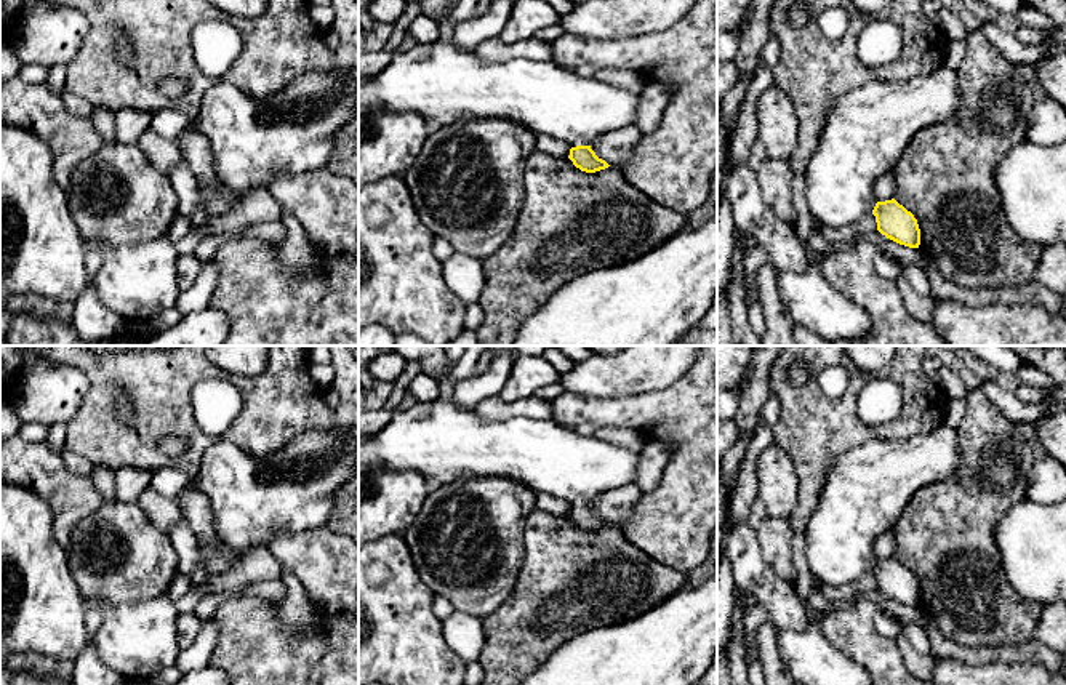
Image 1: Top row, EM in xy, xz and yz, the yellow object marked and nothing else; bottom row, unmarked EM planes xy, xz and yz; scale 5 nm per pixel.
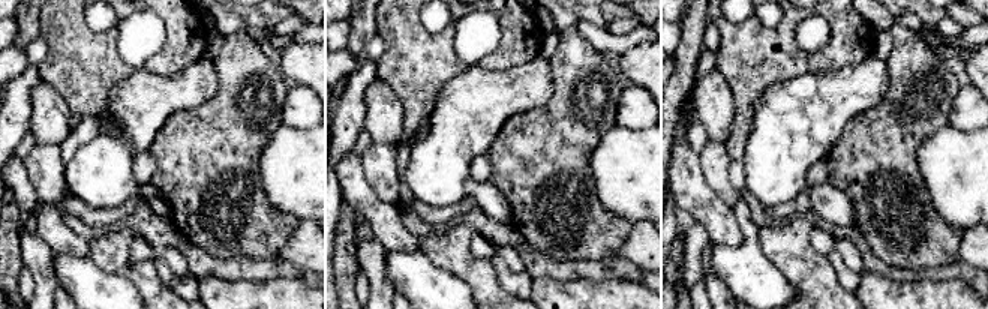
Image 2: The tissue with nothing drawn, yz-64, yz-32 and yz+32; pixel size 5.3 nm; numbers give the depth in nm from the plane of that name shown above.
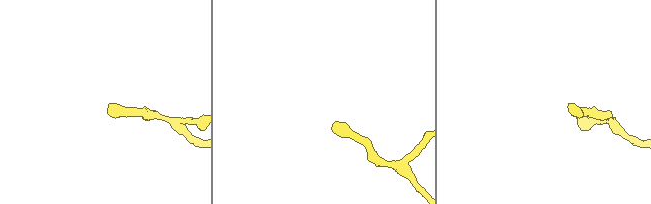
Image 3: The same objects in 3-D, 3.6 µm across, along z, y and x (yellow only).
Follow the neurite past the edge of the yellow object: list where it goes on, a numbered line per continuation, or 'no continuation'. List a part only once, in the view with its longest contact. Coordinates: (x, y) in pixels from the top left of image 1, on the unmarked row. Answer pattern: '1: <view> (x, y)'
1: xz (444, 442)

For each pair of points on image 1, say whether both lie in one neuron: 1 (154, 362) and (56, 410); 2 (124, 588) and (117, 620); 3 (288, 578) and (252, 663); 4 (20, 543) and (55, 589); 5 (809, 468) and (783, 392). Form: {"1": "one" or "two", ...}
{"1": "two", "2": "two", "3": "two", "4": "one", "5": "one"}

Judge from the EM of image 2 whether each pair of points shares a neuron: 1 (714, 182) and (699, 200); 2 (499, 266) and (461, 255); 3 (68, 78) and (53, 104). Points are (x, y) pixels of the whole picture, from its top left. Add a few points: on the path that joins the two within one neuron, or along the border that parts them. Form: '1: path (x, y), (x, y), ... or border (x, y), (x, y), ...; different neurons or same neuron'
1: border (697, 153), (703, 180), (732, 209); different neurons
2: border (491, 260), (498, 282), (510, 293); different neurons
3: border (41, 78), (66, 102), (72, 125); different neurons

